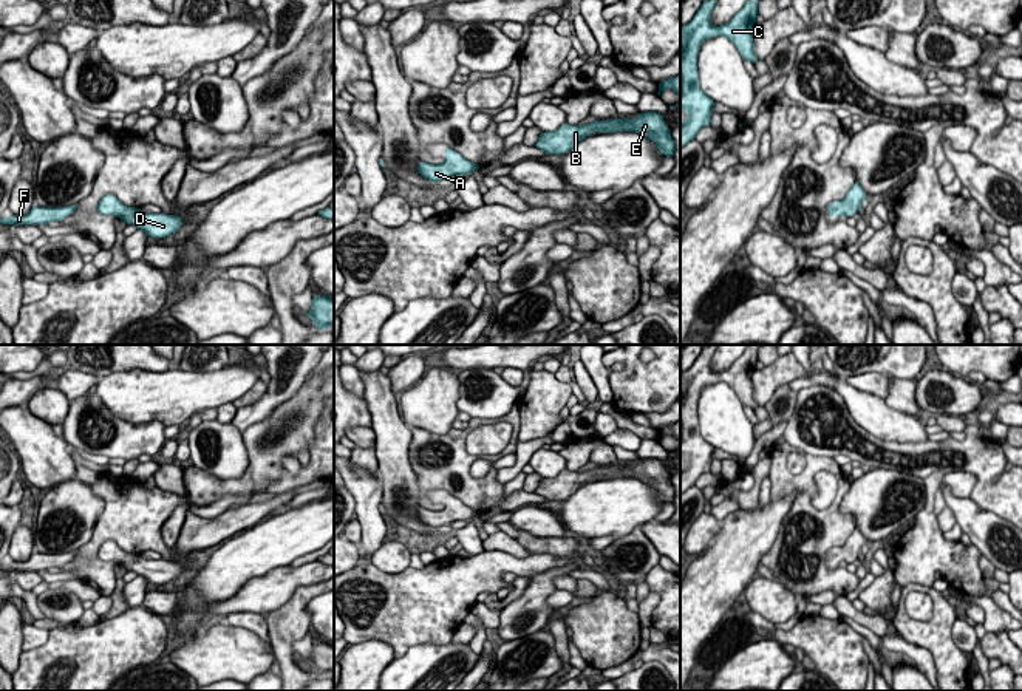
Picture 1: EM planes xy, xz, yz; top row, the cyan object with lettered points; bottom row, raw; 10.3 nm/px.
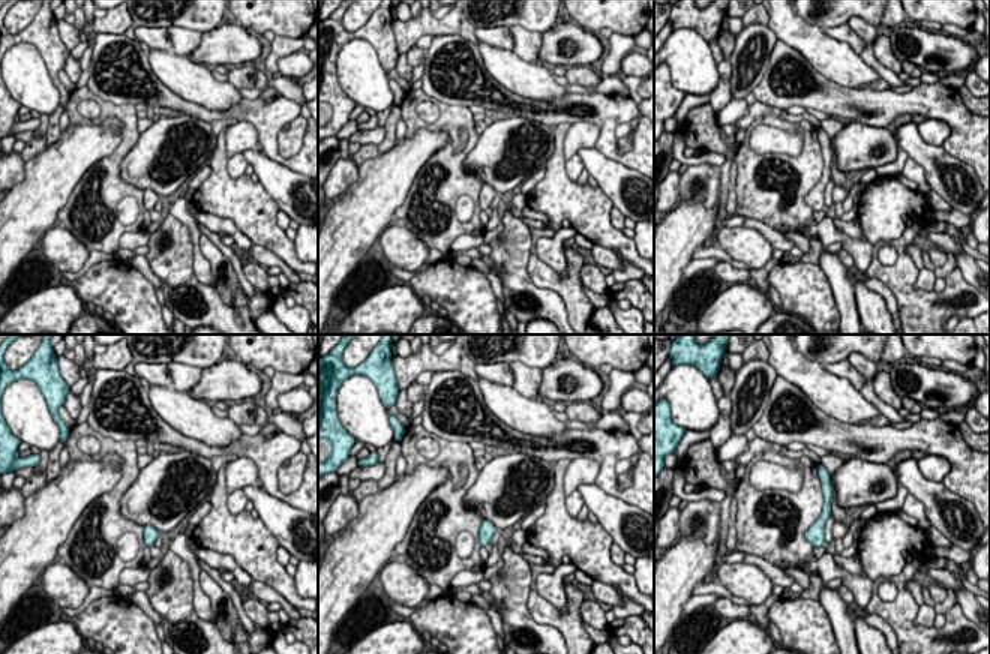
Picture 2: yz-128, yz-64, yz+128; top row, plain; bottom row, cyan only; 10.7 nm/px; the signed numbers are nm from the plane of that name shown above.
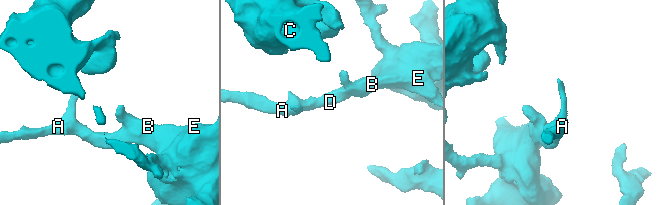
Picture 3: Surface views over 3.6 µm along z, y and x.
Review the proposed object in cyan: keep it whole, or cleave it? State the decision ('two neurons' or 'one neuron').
one neuron

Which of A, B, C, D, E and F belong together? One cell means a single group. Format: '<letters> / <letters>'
A B C D E F

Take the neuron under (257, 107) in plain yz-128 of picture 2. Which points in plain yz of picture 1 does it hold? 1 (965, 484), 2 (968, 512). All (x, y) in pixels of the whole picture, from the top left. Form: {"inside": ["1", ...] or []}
{"inside": []}

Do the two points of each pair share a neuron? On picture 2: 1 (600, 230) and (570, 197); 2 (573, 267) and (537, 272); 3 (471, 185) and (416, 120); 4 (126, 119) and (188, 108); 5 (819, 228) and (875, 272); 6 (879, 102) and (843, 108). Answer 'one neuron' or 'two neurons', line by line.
1: one neuron
2: one neuron
3: one neuron
4: two neurons
5: two neurons
6: one neuron

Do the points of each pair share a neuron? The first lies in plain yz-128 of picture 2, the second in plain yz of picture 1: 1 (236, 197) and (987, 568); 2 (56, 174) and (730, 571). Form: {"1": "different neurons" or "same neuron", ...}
{"1": "different neurons", "2": "same neuron"}

